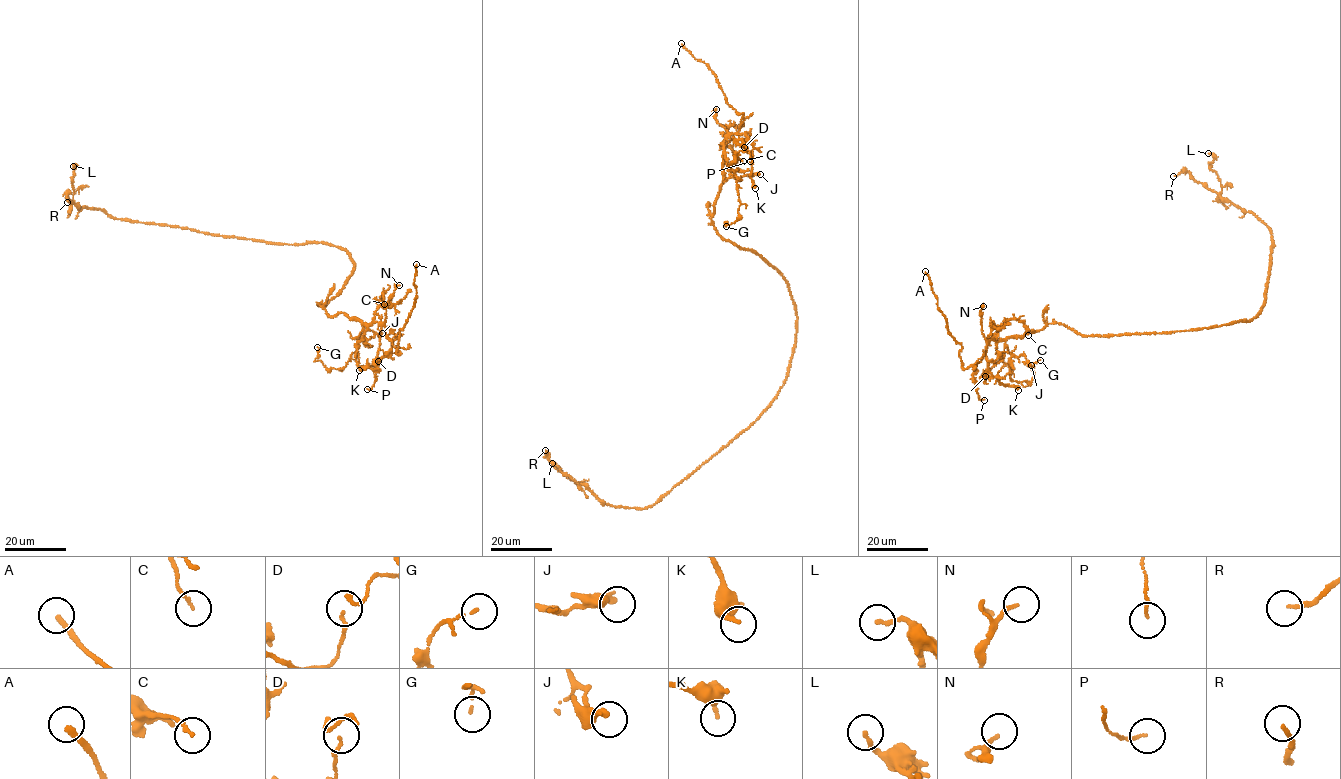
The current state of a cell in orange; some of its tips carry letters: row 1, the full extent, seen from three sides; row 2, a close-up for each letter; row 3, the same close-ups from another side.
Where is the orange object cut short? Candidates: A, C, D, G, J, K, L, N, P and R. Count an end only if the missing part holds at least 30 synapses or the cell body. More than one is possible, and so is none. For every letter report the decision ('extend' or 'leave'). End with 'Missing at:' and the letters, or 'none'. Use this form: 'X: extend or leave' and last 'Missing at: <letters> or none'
A: extend
C: leave
D: leave
G: leave
J: leave
K: leave
L: leave
N: leave
P: leave
R: extend
Missing at: A, R

